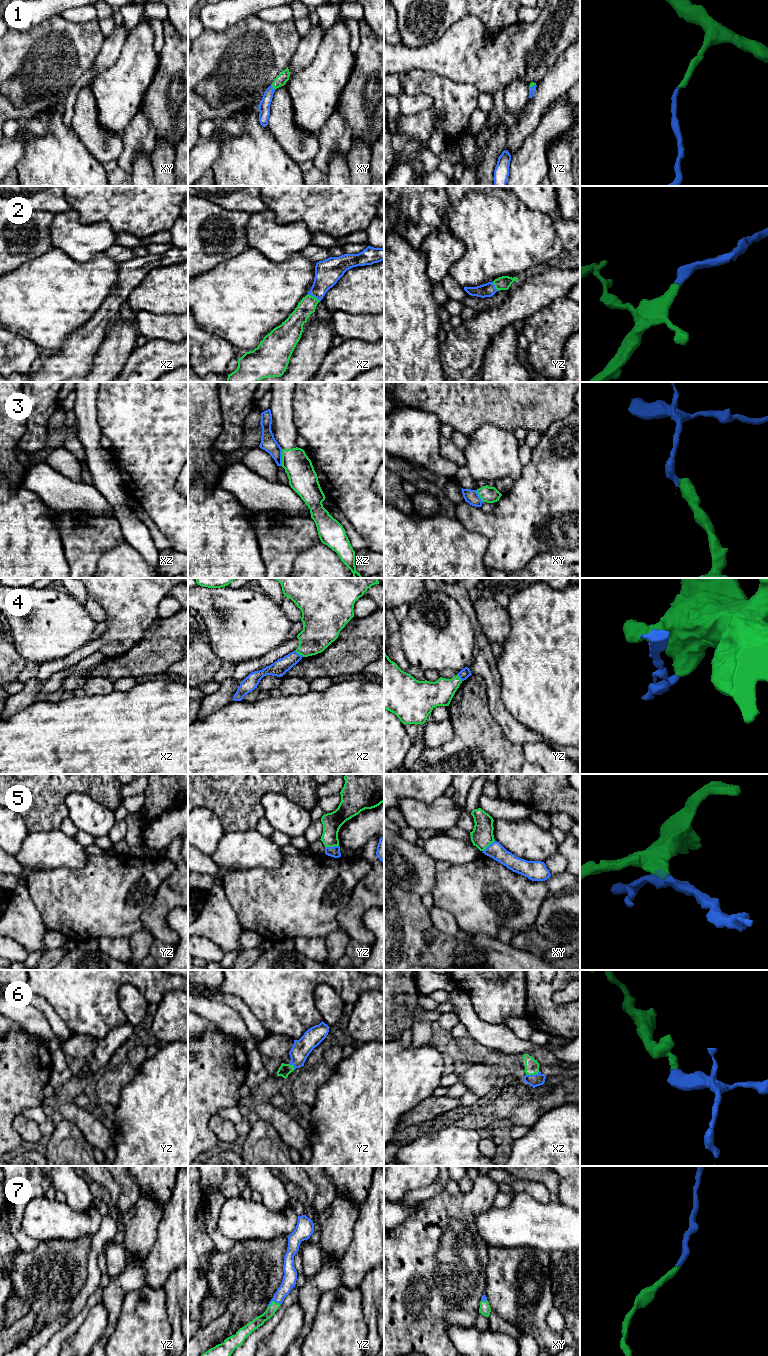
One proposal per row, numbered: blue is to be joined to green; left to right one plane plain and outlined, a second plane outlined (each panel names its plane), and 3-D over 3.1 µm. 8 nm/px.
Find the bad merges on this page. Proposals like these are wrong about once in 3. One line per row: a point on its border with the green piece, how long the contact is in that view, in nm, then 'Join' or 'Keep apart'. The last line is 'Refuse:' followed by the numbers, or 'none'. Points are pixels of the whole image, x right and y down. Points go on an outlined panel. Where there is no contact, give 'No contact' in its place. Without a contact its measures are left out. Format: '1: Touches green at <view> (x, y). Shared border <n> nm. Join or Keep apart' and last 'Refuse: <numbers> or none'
1: Touches green at xy (273, 87). Shared border 60 nm. Join
2: Touches green at xz (313, 297). Shared border 120 nm. Join
3: Touches green at xz (282, 457). Shared border 140 nm. Keep apart
4: Touches green at xz (299, 653). Shared border 90 nm. Keep apart
5: Touches green at yz (331, 846). Shared border 110 nm. Keep apart
6: Touches green at xz (532, 1074). Shared border 110 nm. Join
7: Touches green at yz (273, 1301). Shared border 110 nm. Join
Refuse: 3, 4, 5

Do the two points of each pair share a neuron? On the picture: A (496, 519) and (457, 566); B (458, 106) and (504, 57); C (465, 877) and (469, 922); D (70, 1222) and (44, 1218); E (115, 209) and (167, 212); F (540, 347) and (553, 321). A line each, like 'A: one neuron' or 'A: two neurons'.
A: two neurons
B: two neurons
C: one neuron
D: one neuron
E: one neuron
F: one neuron

